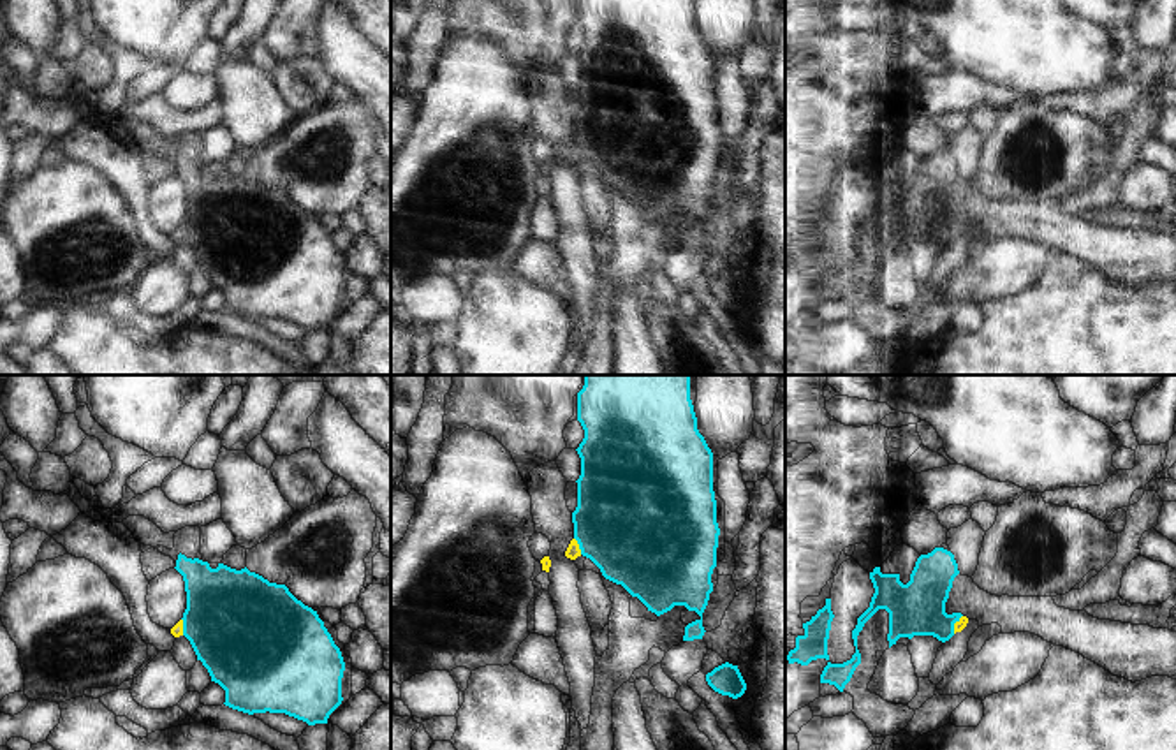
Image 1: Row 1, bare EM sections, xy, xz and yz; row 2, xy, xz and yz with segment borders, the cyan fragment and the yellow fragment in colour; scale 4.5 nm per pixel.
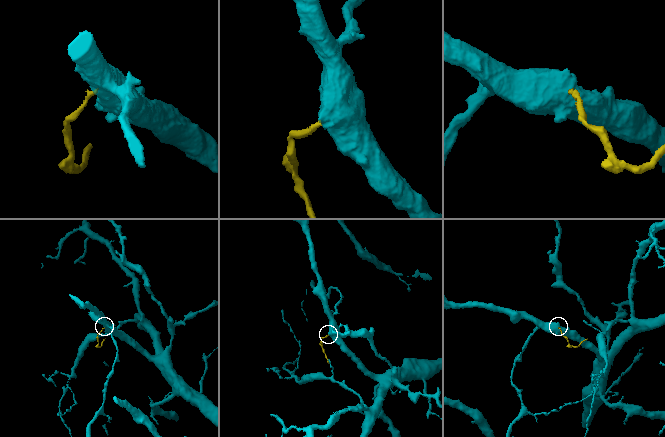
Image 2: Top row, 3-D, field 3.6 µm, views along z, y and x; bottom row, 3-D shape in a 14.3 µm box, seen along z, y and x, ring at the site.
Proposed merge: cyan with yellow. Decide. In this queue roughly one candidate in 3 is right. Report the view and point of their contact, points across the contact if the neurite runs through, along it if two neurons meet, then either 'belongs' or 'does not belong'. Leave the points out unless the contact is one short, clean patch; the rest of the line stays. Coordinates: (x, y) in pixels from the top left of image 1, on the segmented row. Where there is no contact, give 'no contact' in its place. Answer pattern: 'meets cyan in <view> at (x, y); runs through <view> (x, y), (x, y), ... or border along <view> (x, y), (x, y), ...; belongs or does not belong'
meets cyan in xz at (580, 546); runs through xz (629, 523), (580, 546), (573, 551); belongs

